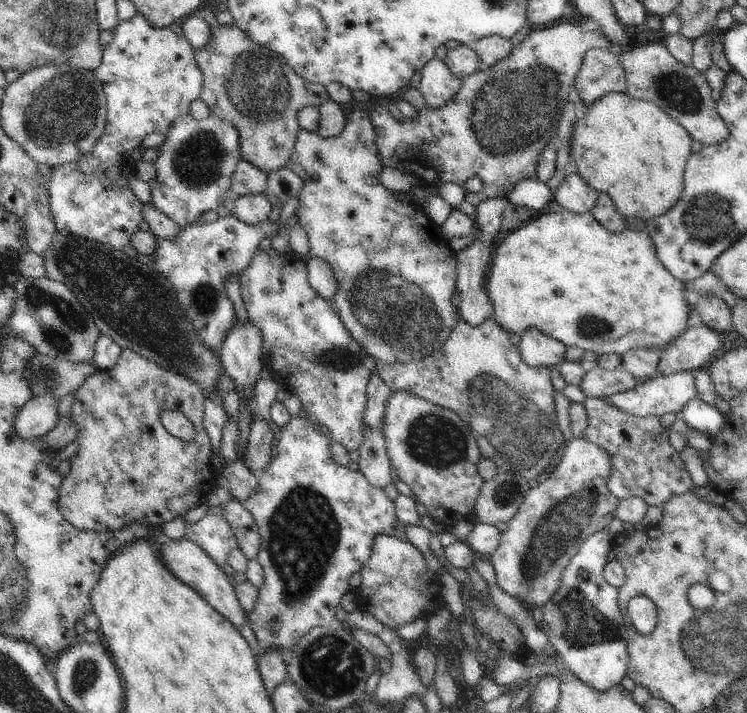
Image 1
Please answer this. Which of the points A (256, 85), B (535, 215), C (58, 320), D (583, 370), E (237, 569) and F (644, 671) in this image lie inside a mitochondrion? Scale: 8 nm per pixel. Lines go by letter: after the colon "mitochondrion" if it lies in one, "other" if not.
A: mitochondrion
B: other
C: mitochondrion
D: other
E: other
F: other

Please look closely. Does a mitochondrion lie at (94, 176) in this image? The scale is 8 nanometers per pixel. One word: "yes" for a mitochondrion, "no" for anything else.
no

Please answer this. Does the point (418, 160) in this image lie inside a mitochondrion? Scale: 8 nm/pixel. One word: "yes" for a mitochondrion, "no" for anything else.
no

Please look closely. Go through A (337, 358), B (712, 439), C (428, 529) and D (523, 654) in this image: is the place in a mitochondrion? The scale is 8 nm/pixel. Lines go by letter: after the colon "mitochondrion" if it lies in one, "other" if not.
A: mitochondrion
B: other
C: other
D: other

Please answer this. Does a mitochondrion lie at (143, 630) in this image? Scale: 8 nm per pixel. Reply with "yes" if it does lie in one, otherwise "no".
no

